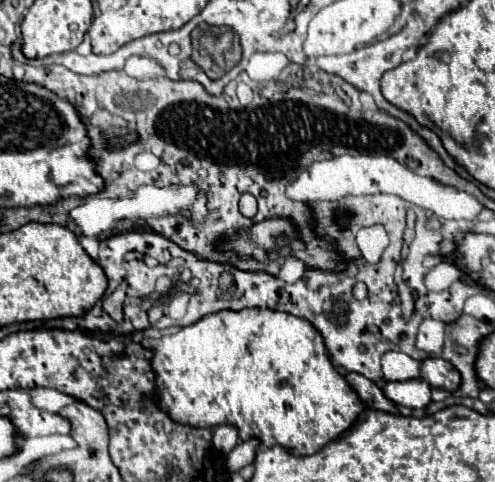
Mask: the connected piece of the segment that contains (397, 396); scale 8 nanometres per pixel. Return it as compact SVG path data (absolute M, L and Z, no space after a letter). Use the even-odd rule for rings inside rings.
M408 379L408 381L388 381L382 387L384 395L396 403L410 409L424 409L432 397L430 397L430 385L424 379Z

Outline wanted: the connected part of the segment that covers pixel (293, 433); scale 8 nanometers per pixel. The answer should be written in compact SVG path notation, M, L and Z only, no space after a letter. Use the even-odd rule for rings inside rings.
M270 309L220 311L220 313L214 313L214 315L202 317L194 325L182 327L178 333L164 335L164 337L144 337L140 343L146 349L154 349L152 367L154 367L154 373L156 373L156 387L158 387L160 407L164 411L168 411L170 419L174 419L178 423L184 423L184 425L192 425L192 427L218 427L218 425L230 423L230 425L236 425L238 427L242 441L246 441L250 437L258 437L258 439L262 439L262 445L266 445L266 447L282 445L282 447L290 449L292 455L314 455L324 445L328 445L330 441L338 439L356 421L356 417L364 411L364 403L358 399L356 391L346 383L346 379L330 363L330 359L326 355L324 339L320 337L320 333L312 327L312 323L308 323L308 321L304 321L300 317L294 317L290 313L270 311Z

